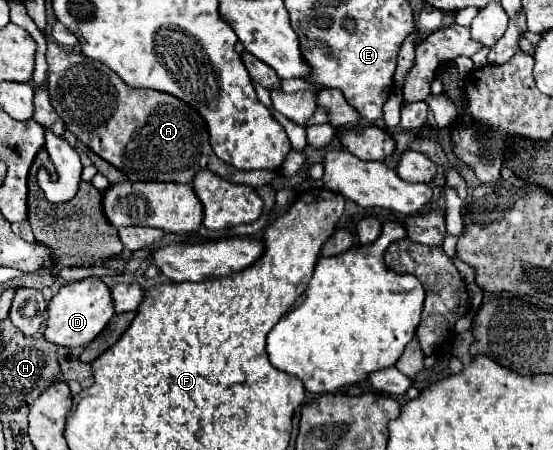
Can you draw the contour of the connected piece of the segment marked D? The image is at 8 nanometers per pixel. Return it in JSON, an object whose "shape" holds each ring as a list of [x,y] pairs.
{"shape":[[[83,278],[75,282],[67,282],[59,288],[59,292],[49,300],[47,308],[47,330],[45,340],[61,346],[87,346],[113,318],[113,298],[111,290],[105,286],[101,278]]]}

